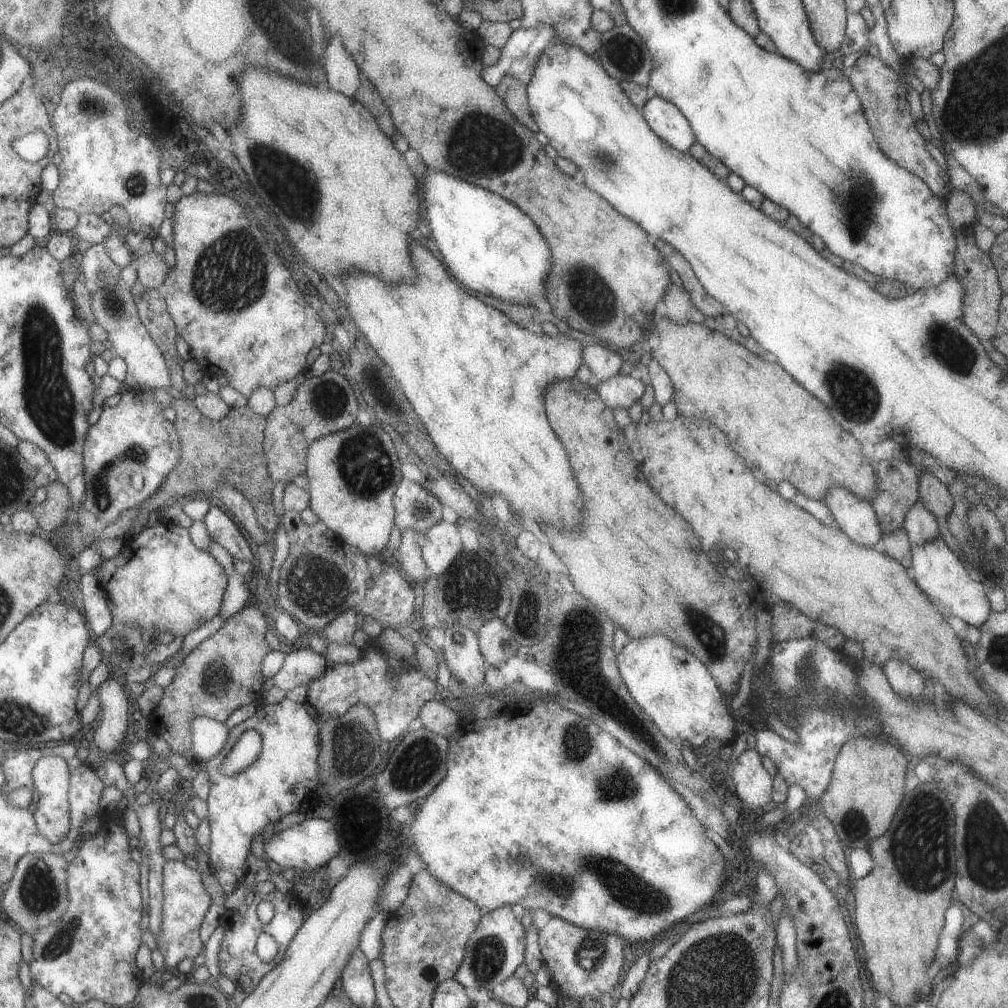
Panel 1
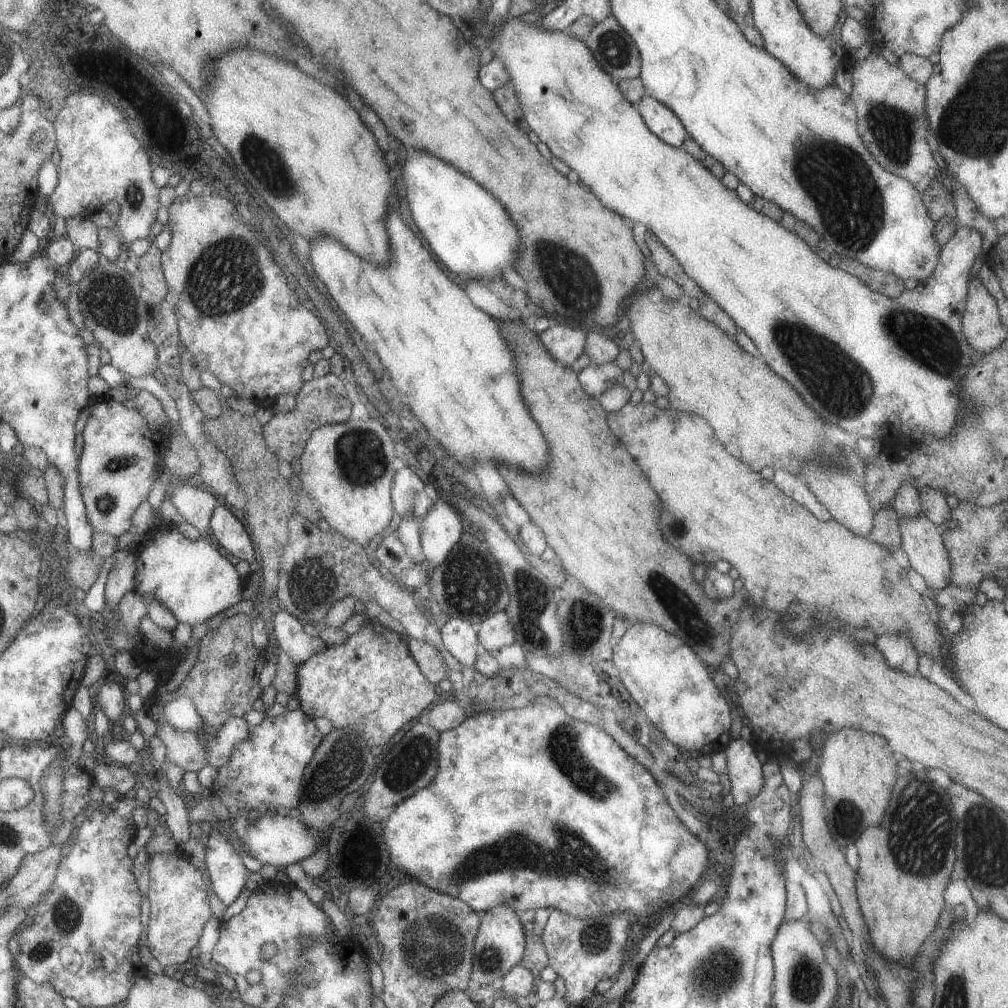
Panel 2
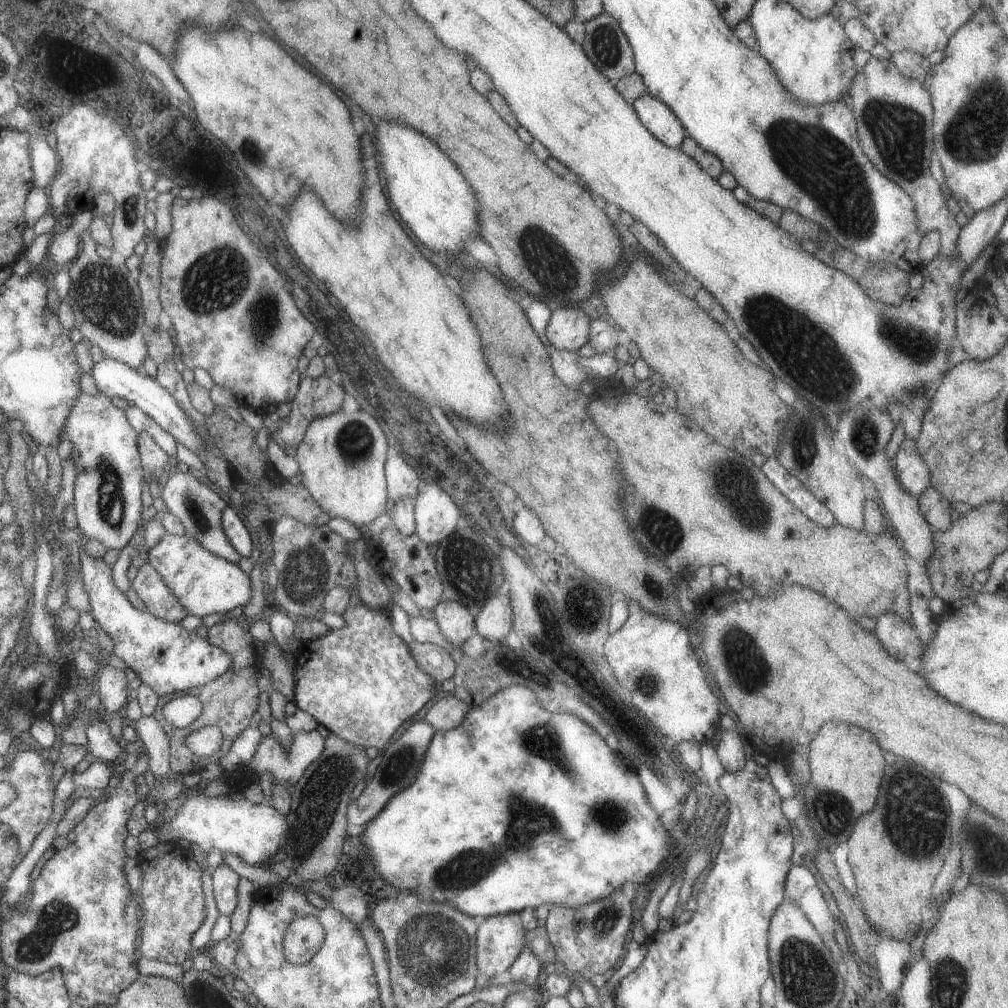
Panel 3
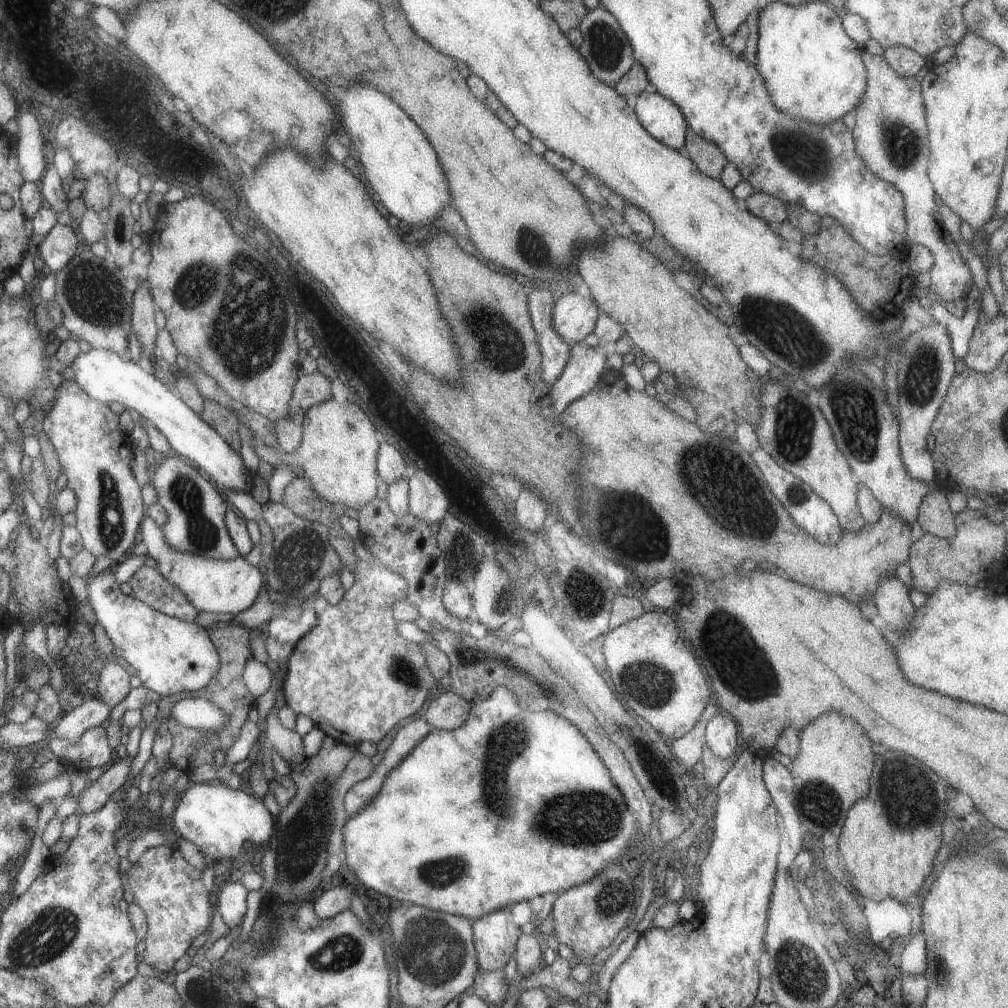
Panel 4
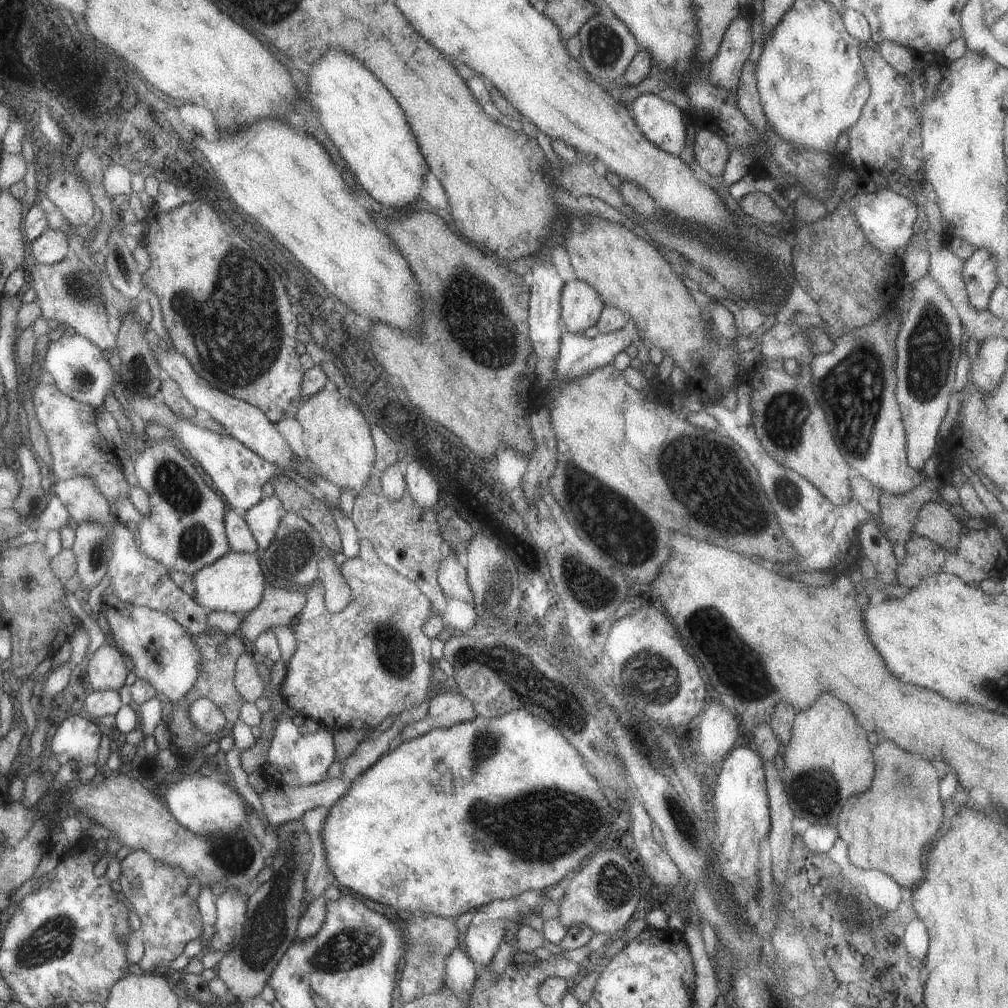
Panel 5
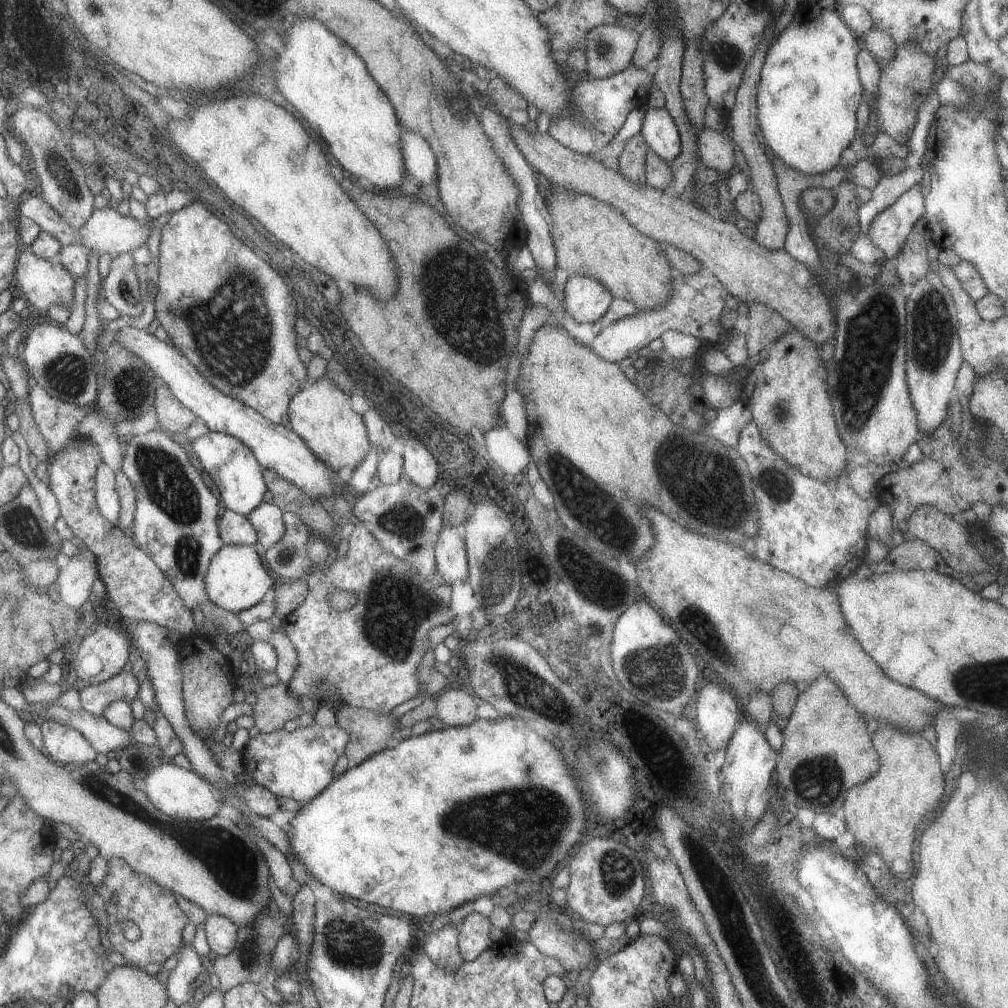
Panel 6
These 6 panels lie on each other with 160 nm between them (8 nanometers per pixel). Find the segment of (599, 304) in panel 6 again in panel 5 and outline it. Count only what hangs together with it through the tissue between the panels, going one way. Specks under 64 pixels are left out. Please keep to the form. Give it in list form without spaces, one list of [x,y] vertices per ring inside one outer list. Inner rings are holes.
[[[575,279],[565,283],[560,292],[560,322],[570,333],[582,333],[593,326],[604,307],[596,290],[586,282]]]

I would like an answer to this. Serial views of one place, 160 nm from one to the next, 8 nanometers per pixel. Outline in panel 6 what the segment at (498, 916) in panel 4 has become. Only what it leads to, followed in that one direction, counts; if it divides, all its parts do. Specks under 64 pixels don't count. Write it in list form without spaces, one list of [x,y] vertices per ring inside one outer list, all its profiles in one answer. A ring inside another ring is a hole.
[[[471,913],[456,926],[458,949],[463,961],[472,961],[491,946],[494,928],[488,916]]]

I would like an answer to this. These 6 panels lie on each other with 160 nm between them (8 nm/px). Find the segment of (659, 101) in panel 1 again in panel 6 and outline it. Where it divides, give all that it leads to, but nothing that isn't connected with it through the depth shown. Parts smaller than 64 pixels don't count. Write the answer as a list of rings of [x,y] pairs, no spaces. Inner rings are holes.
[[[665,107],[645,111],[640,133],[648,148],[663,160],[672,161],[679,154],[680,136]]]

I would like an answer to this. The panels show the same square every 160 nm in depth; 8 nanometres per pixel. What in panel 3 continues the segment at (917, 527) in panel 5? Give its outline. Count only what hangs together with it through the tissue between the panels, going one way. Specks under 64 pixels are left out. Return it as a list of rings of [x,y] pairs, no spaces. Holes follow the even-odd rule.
[[[929,486],[917,499],[919,510],[933,531],[944,531],[950,527],[949,509],[952,504],[941,493]]]

